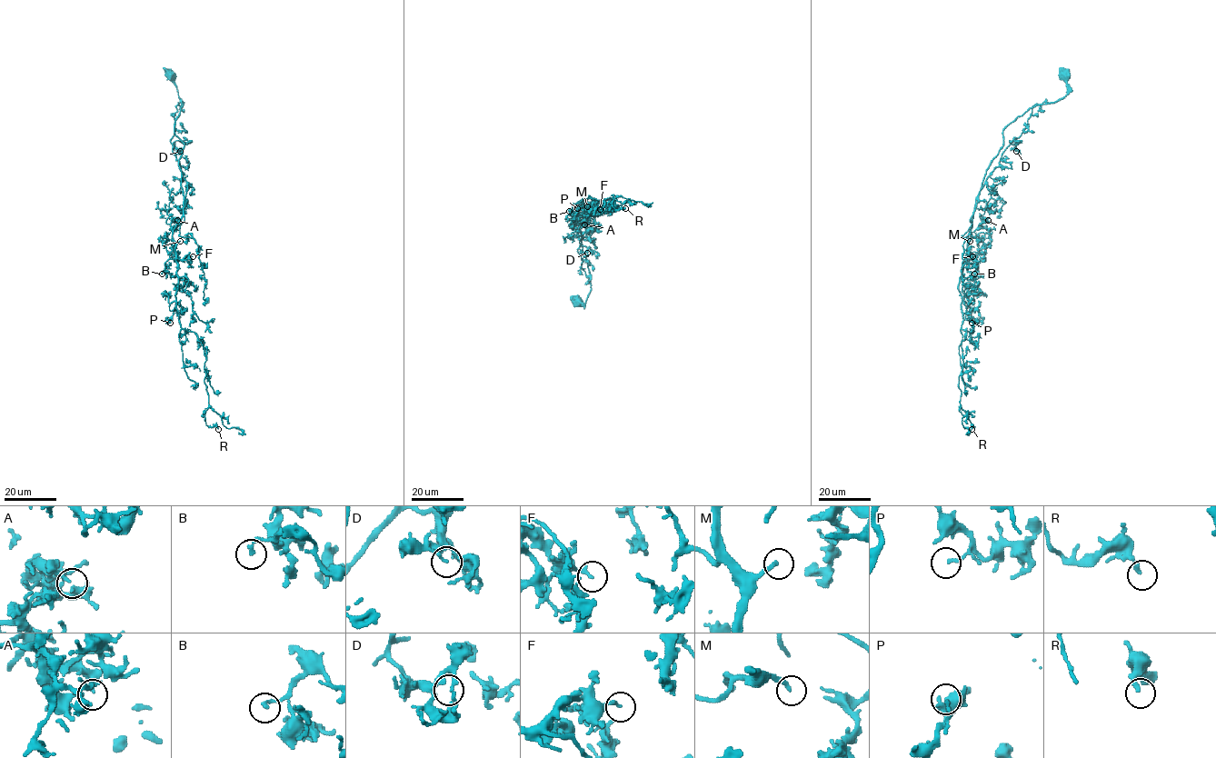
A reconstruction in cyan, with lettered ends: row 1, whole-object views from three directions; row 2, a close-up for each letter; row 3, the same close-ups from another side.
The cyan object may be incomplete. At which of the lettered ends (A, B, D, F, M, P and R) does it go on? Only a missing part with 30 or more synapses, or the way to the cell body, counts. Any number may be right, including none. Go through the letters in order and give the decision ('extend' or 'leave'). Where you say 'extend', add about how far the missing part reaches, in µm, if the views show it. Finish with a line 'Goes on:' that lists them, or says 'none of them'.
A: leave
B: leave
D: leave
F: leave
M: extend; about 10 µm are missing
P: leave
R: leave
Goes on: M

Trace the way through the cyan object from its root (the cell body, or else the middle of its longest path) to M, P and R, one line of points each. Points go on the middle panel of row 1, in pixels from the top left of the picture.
M: (578, 303), (584, 304), (591, 291), (582, 243), (592, 240), (586, 229), (591, 211), (580, 204), (587, 206)
P: (578, 303), (584, 304), (591, 291), (582, 243), (592, 240), (591, 211), (580, 205), (584, 195), (577, 208)
R: (578, 303), (591, 291), (583, 197), (613, 195), (625, 208)

